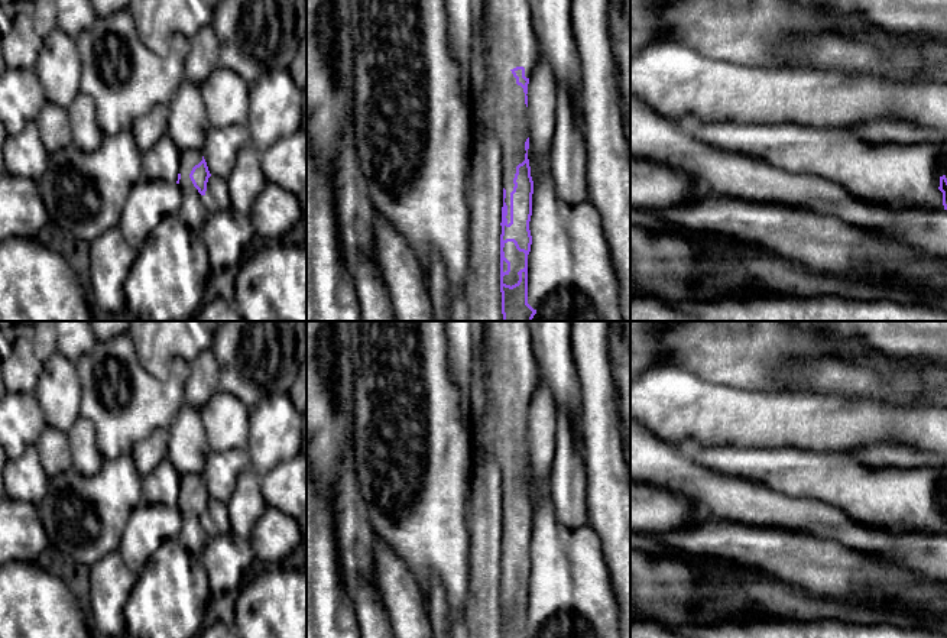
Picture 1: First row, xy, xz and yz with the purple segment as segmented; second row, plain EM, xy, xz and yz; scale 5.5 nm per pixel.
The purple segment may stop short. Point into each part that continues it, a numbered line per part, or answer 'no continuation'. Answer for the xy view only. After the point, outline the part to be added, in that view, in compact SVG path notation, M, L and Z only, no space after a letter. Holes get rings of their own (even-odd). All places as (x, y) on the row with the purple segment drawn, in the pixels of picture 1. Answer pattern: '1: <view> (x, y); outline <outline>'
1: xy (194, 210); outline M188 149L179 156L179 190L182 204L176 216L195 233L200 234L211 211L210 201L194 187L189 174L202 161L202 150Z

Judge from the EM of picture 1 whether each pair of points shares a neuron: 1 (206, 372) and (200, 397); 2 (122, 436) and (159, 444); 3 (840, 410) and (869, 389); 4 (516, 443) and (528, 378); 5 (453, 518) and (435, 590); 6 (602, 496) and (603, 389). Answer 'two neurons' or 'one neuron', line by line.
1: one neuron
2: two neurons
3: two neurons
4: one neuron
5: two neurons
6: one neuron

